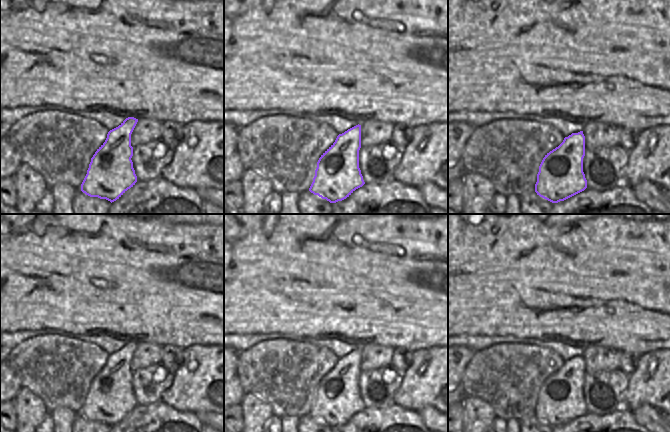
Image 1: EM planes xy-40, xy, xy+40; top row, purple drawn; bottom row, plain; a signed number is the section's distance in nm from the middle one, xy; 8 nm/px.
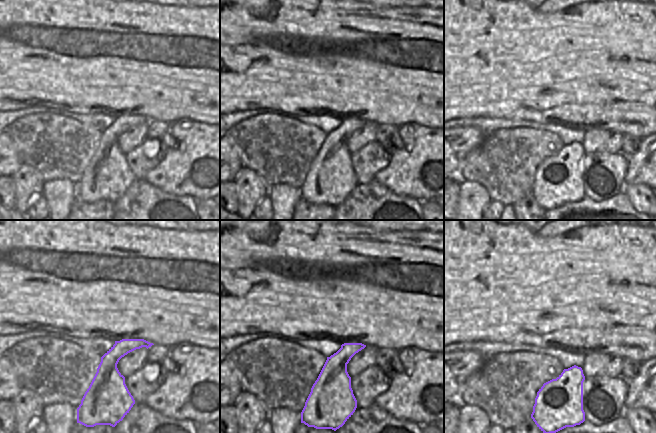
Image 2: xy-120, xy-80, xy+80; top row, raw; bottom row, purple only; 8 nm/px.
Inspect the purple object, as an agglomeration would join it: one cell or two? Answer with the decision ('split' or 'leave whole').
leave whole

